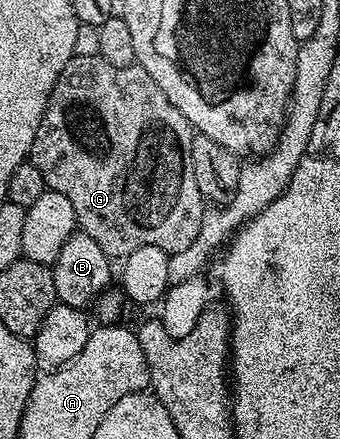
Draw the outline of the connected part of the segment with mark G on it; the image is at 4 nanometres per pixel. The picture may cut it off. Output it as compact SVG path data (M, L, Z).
M74 55L49 94L29 163L41 170L50 191L69 198L78 231L89 234L109 258L133 254L137 246L161 246L169 254L184 252L197 238L205 211L190 158L192 137L191 123L138 64L113 66L100 56Z

